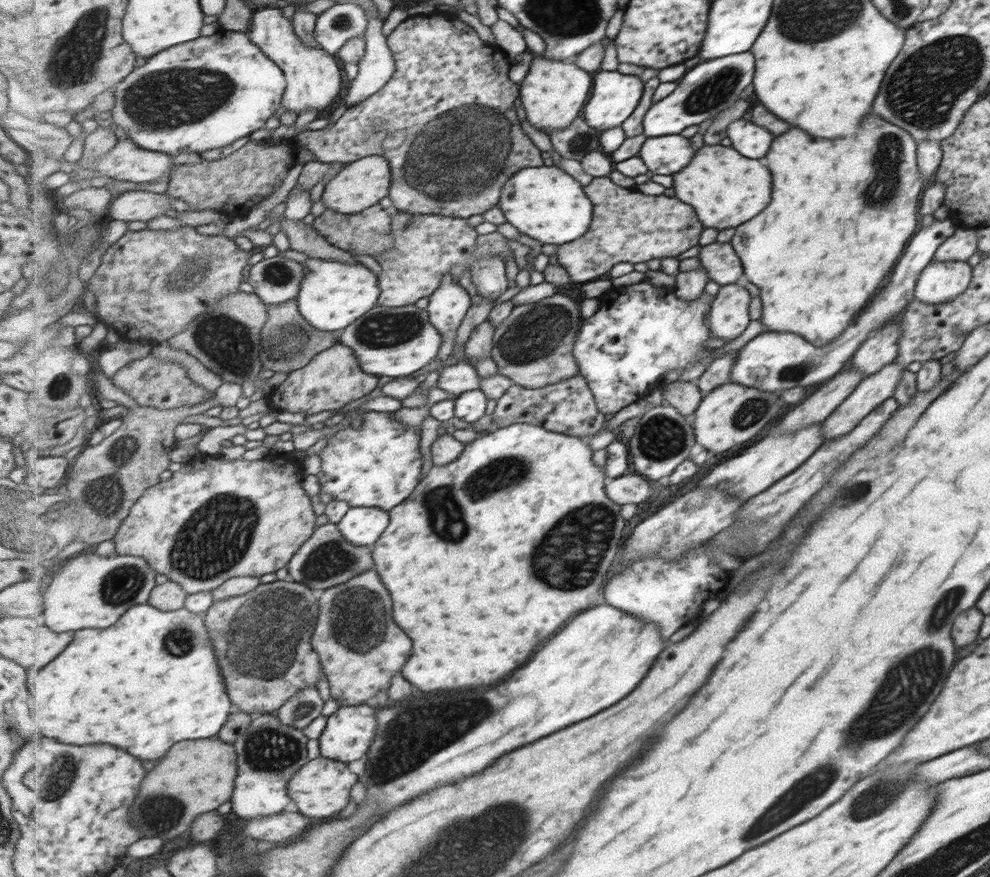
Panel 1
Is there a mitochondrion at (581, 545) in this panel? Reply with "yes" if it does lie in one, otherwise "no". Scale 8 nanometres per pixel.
yes

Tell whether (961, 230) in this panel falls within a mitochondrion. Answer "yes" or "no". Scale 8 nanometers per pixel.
no

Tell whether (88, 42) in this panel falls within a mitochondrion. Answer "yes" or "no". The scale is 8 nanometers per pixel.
yes

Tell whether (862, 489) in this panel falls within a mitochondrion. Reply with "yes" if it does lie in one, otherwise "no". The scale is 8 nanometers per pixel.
yes

